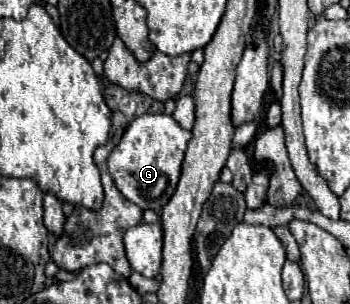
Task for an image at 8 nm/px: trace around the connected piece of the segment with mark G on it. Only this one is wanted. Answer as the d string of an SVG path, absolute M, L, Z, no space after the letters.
M144 114L134 118L108 158L110 176L122 196L142 210L154 210L160 214L162 206L176 190L182 158L190 138L190 130L180 128L180 124L168 114Z

